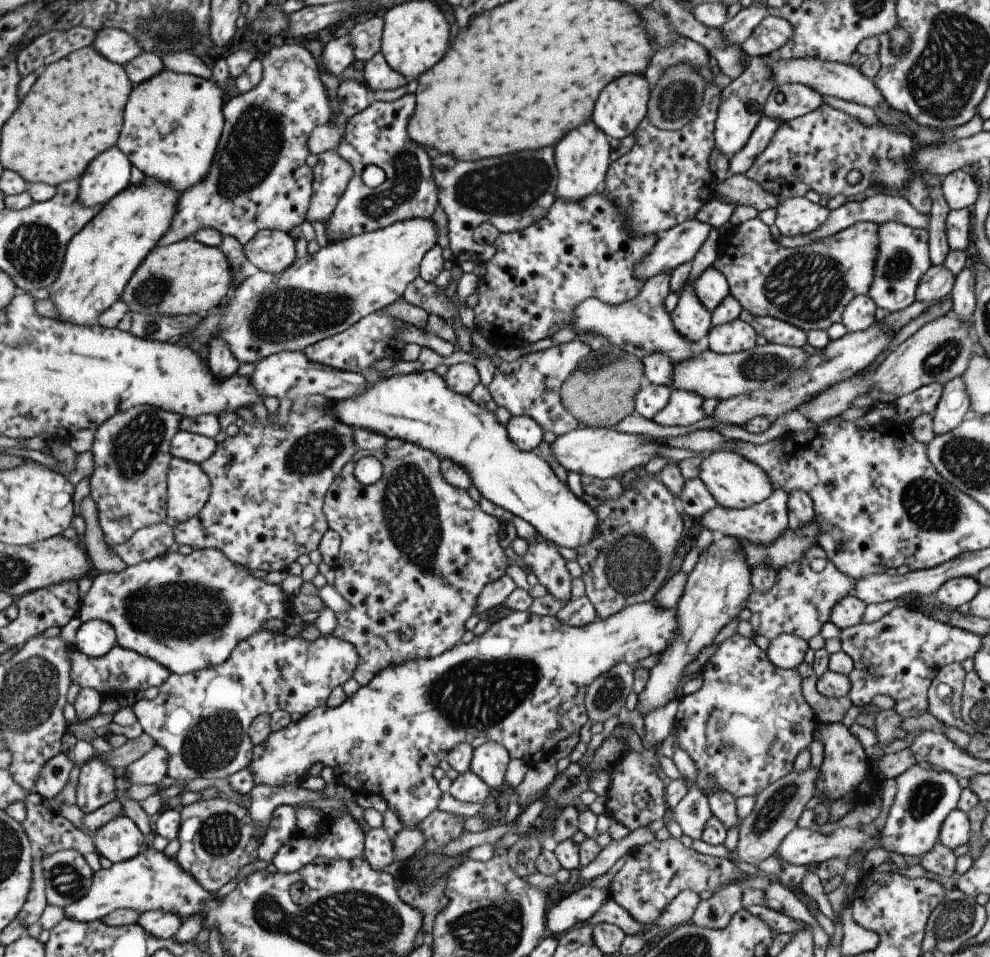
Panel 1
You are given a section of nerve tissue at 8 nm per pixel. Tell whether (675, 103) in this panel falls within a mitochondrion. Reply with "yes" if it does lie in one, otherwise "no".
yes

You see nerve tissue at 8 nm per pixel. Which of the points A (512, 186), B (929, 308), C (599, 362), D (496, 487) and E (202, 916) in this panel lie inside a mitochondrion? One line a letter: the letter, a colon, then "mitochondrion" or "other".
A: mitochondrion
B: other
C: mitochondrion
D: other
E: other

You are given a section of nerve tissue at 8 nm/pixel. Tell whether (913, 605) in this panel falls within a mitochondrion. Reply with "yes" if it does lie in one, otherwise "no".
no

